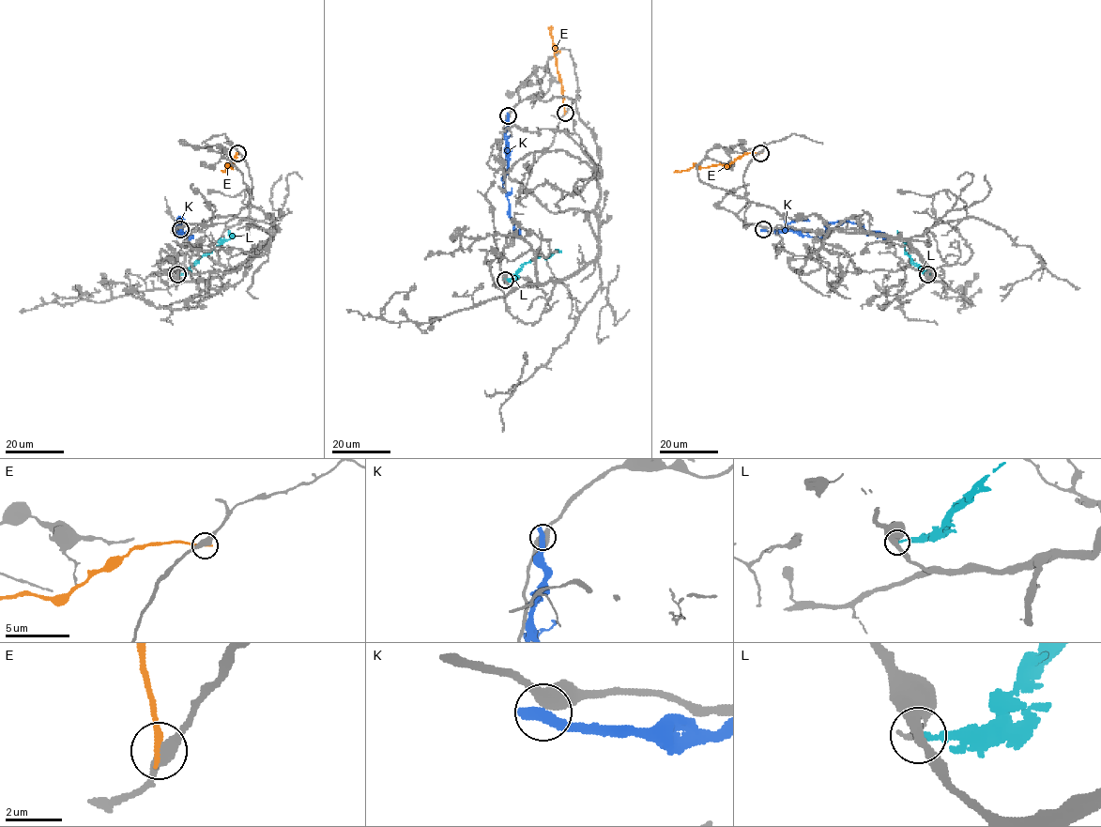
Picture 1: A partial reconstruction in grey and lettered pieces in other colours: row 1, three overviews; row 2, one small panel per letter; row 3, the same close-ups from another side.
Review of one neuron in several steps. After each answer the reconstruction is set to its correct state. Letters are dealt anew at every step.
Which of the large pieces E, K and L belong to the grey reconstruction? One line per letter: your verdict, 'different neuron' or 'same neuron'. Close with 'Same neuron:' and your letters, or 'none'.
E: different neuron
K: different neuron
L: different neuron
Same neuron: none

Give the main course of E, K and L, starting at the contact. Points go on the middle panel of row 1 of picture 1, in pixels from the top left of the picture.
E: (564, 112), (563, 86), (554, 55), (551, 26)
K: (508, 114), (506, 139), (509, 153), (503, 189), (513, 231), (517, 235), (520, 228)
L: (505, 280), (512, 278), (524, 264), (547, 257), (558, 251), (556, 249)

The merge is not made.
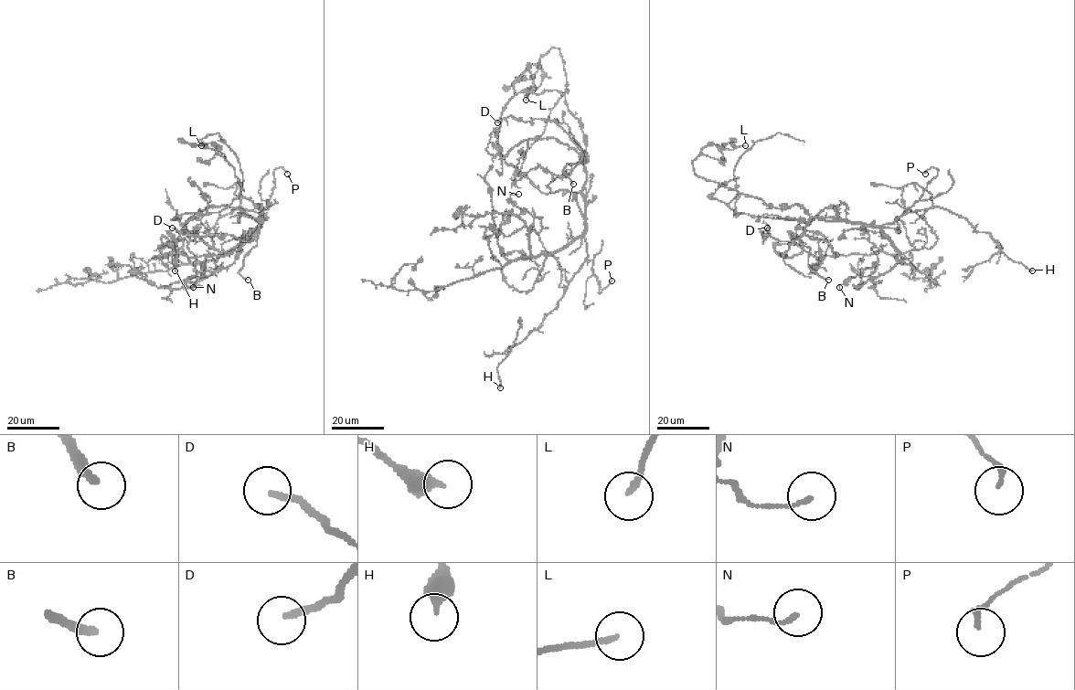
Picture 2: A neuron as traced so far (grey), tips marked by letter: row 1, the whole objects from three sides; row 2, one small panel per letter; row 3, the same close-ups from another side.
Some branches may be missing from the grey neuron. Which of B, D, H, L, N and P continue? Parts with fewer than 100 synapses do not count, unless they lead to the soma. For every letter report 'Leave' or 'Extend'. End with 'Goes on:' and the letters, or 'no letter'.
B: Extend
D: Leave
H: Leave
L: Leave
N: Leave
P: Leave
Goes on: B

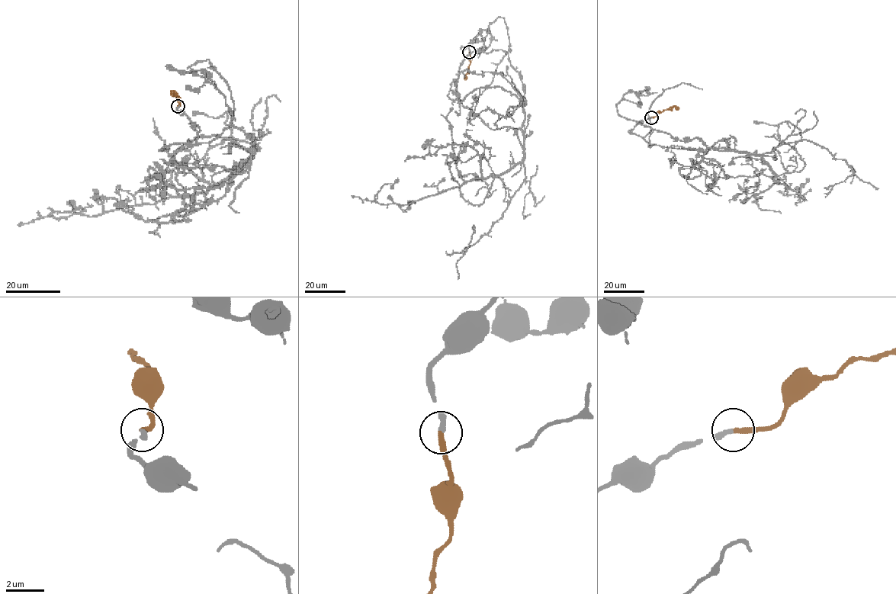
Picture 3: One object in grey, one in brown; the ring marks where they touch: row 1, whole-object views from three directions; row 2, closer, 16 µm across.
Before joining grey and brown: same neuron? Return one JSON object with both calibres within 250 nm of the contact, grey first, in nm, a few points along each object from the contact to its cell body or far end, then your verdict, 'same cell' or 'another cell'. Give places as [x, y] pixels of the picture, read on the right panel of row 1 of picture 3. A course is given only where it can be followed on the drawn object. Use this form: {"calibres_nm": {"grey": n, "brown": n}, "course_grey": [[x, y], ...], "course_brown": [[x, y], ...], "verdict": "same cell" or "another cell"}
{"calibres_nm": {"grey": 240, "brown": 280}, "course_grey": [[652, 117], [631, 133], [652, 145], [653, 129], [758, 154], [778, 184], [804, 198], [776, 191]], "course_brown": [[652, 117], [674, 106], [679, 109]], "verdict": "same cell"}

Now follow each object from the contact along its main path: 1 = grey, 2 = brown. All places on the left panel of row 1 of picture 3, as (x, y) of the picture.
1: (178, 106), (199, 143), (230, 123), (252, 134), (251, 156), (206, 192), (93, 216), (49, 215), (81, 207)
2: (178, 106), (179, 97), (173, 91), (173, 96)

